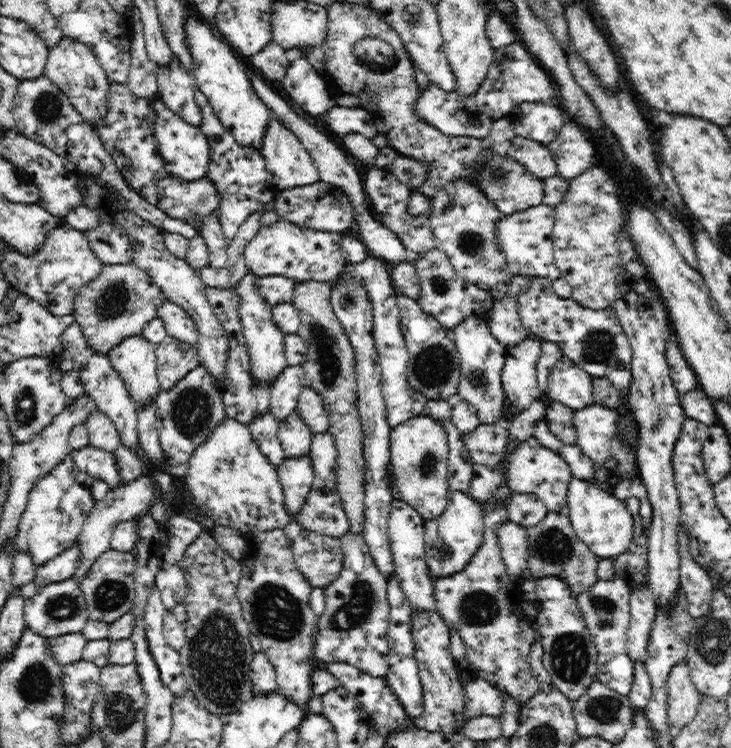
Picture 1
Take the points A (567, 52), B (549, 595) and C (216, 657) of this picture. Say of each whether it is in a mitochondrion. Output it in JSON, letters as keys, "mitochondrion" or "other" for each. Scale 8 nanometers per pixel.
{"A":"other","B":"other","C":"mitochondrion"}

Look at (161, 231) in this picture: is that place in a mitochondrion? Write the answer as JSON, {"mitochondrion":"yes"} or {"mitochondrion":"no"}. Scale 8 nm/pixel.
{"mitochondrion":"no"}

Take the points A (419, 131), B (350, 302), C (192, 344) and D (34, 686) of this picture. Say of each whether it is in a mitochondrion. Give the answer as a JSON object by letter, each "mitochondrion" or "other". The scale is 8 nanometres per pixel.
{"A":"other","B":"mitochondrion","C":"other","D":"mitochondrion"}

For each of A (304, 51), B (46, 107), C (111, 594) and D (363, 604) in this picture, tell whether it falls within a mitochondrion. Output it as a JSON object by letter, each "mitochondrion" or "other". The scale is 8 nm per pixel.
{"A":"other","B":"mitochondrion","C":"mitochondrion","D":"mitochondrion"}

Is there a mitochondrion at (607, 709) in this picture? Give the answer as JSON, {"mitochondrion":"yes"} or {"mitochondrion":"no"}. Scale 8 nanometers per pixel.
{"mitochondrion":"yes"}

